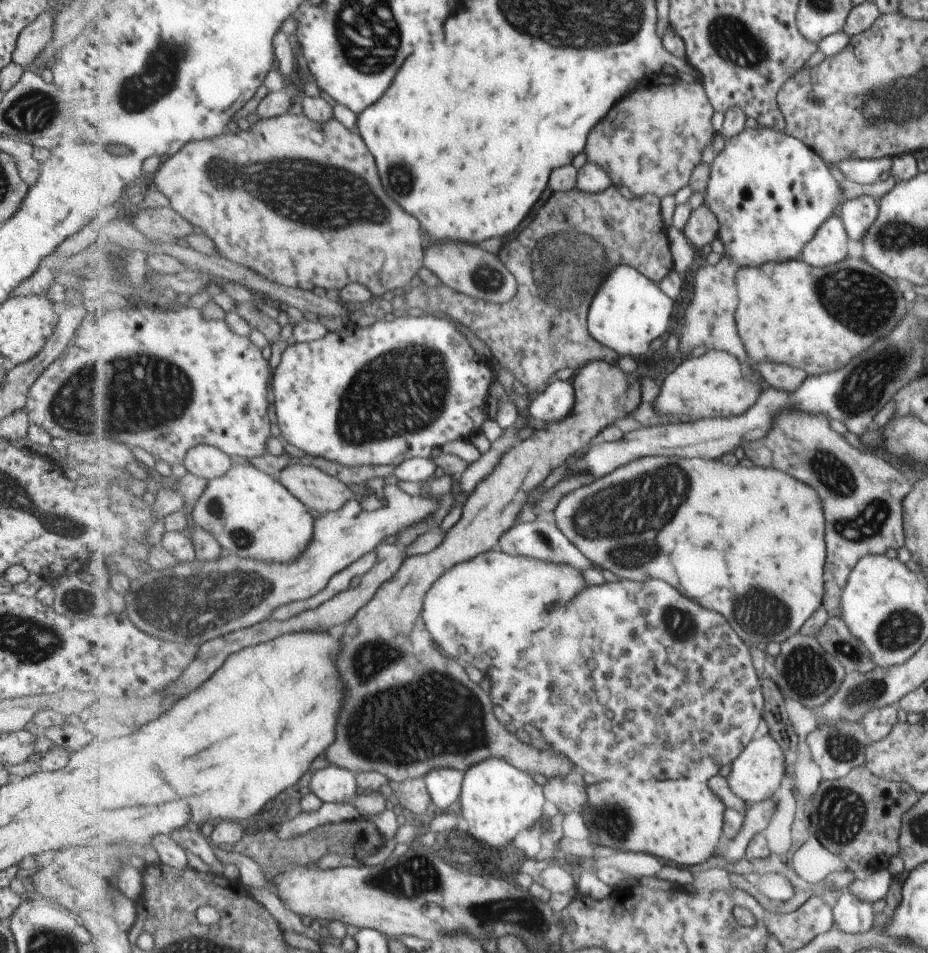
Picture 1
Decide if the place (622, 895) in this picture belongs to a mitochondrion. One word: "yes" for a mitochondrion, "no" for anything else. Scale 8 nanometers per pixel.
no

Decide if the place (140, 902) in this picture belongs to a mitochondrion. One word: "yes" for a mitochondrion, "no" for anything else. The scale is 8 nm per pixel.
no

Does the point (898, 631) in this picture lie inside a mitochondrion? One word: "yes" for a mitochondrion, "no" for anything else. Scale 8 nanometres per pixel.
yes

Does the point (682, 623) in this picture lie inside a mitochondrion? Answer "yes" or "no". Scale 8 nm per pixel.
yes

